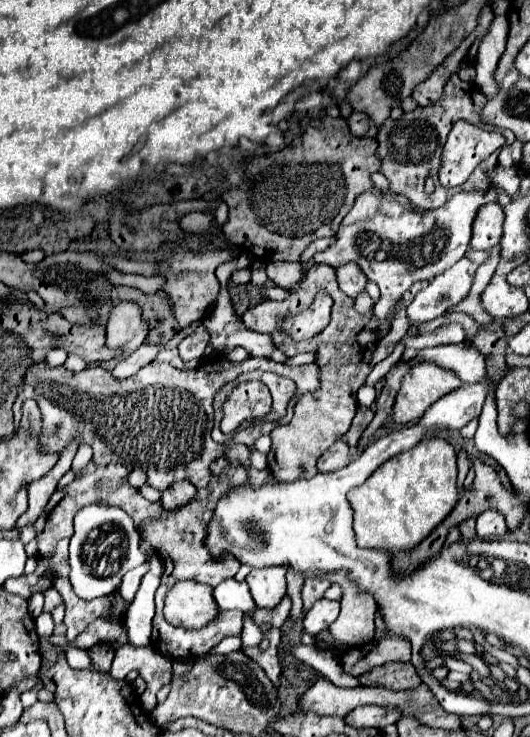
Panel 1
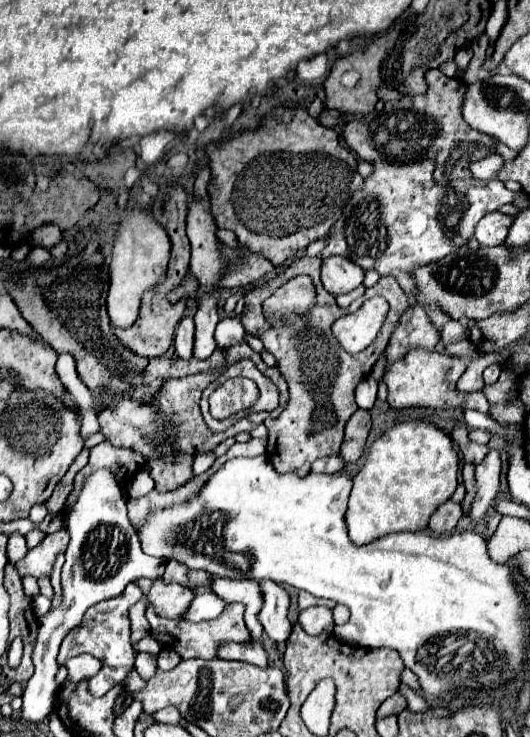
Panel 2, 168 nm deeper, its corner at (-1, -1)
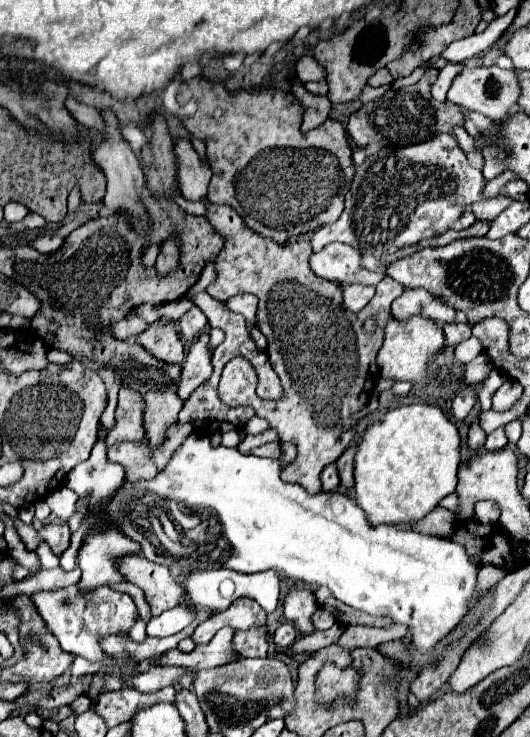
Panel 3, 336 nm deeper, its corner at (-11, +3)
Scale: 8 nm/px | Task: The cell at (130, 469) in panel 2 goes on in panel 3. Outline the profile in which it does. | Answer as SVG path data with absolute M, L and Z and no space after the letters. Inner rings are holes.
M131 388L119 390L119 404L115 410L117 424L107 434L107 448L117 442L143 442L145 432L141 424L143 402L141 396L131 392Z

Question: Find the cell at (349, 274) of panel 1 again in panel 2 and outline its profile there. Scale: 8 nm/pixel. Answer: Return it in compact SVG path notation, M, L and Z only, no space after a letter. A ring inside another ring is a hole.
M345 256L323 258L321 284L333 296L347 294L363 282L363 270Z

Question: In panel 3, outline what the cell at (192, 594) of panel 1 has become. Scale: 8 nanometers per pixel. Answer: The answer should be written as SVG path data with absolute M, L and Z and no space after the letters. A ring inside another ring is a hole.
M139 554L123 558L119 562L119 570L125 574L129 582L137 584L145 592L153 616L179 606L181 600L185 598L183 586L171 578L169 568L145 560Z

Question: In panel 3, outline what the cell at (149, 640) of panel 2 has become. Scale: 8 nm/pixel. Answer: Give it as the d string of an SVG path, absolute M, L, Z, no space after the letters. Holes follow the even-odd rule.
M137 619L135 624L130 628L128 636L135 642L143 642L147 637L145 625L145 622Z

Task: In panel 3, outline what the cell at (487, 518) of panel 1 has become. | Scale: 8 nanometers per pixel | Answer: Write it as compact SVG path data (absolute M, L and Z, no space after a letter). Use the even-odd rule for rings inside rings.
M497 428L493 434L489 434L489 436L487 436L485 448L487 448L487 450L491 450L491 452L495 452L495 450L503 448L505 444L507 444L507 438L505 438L505 434L503 434L503 428Z

